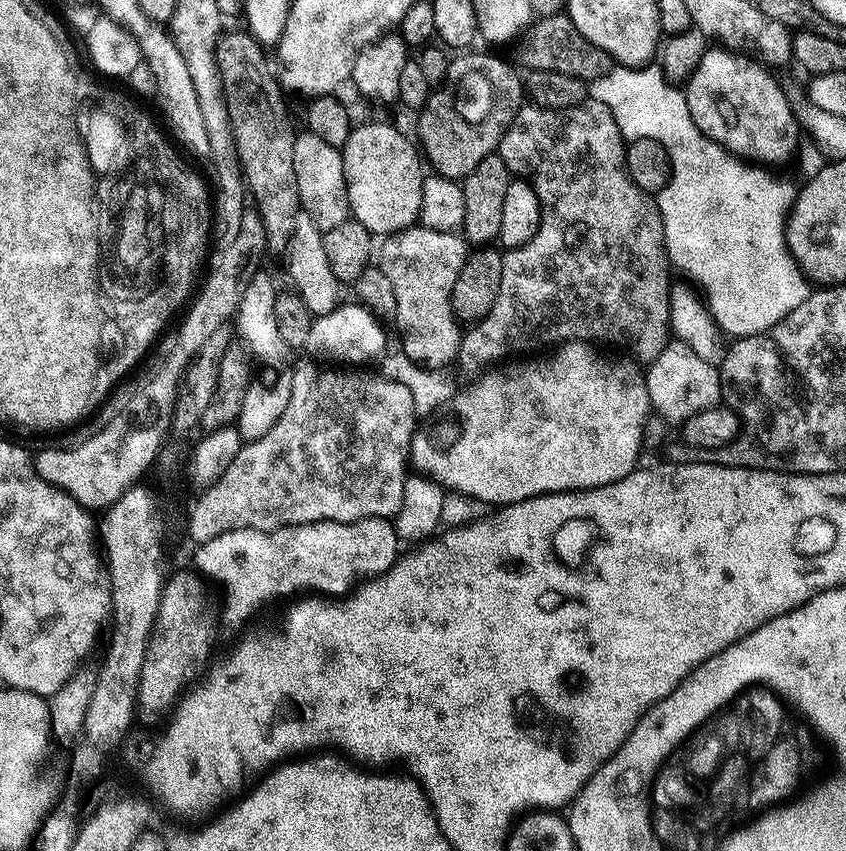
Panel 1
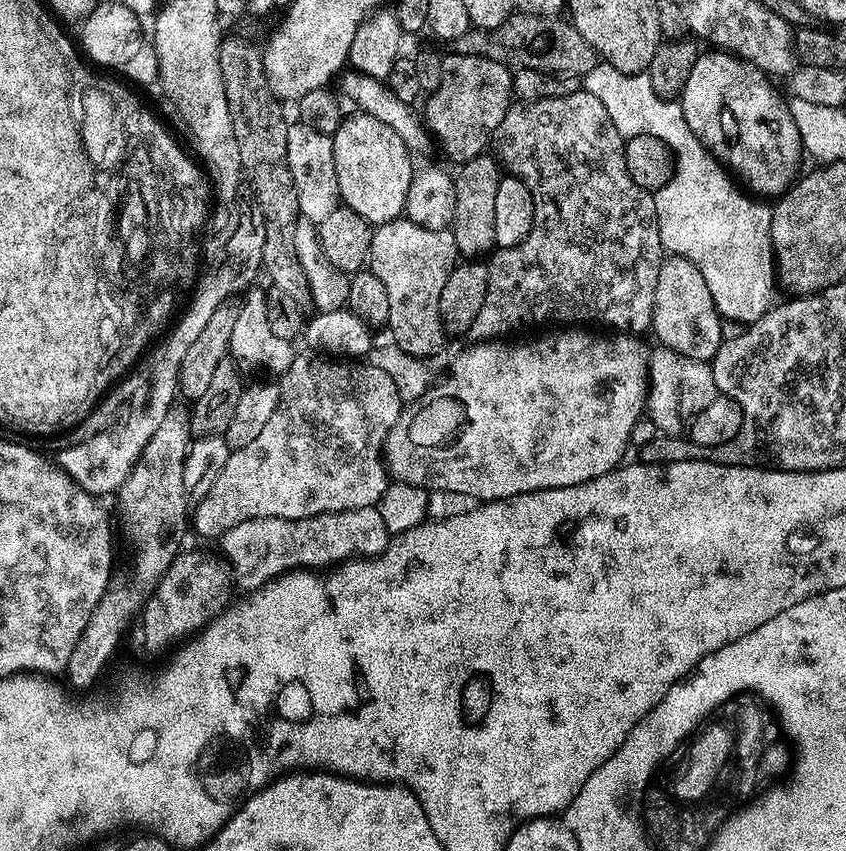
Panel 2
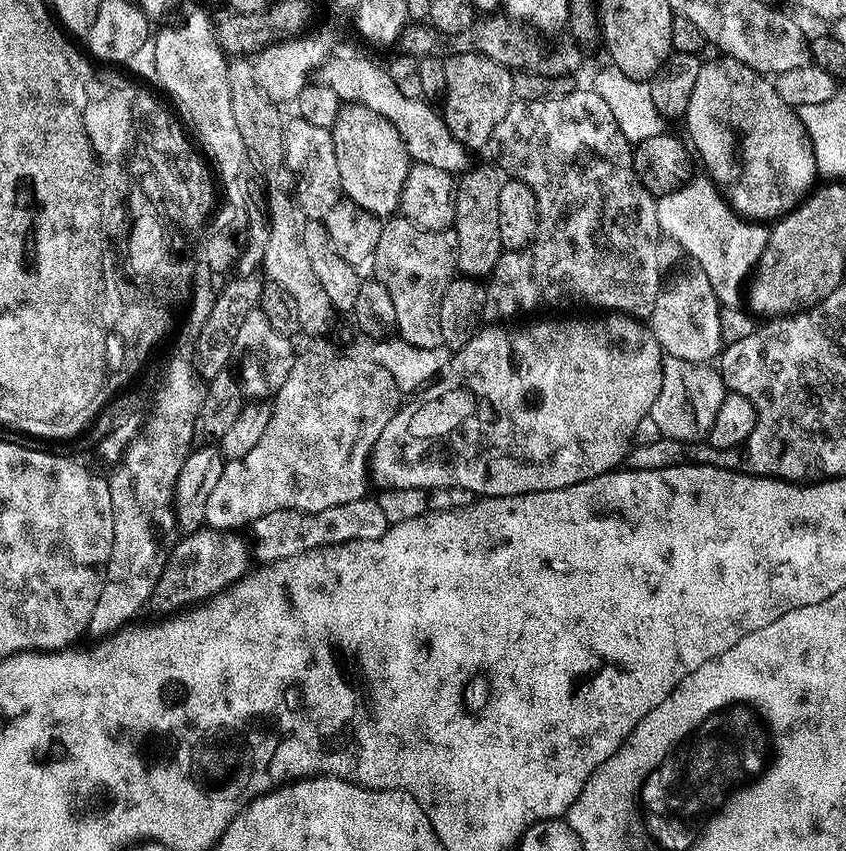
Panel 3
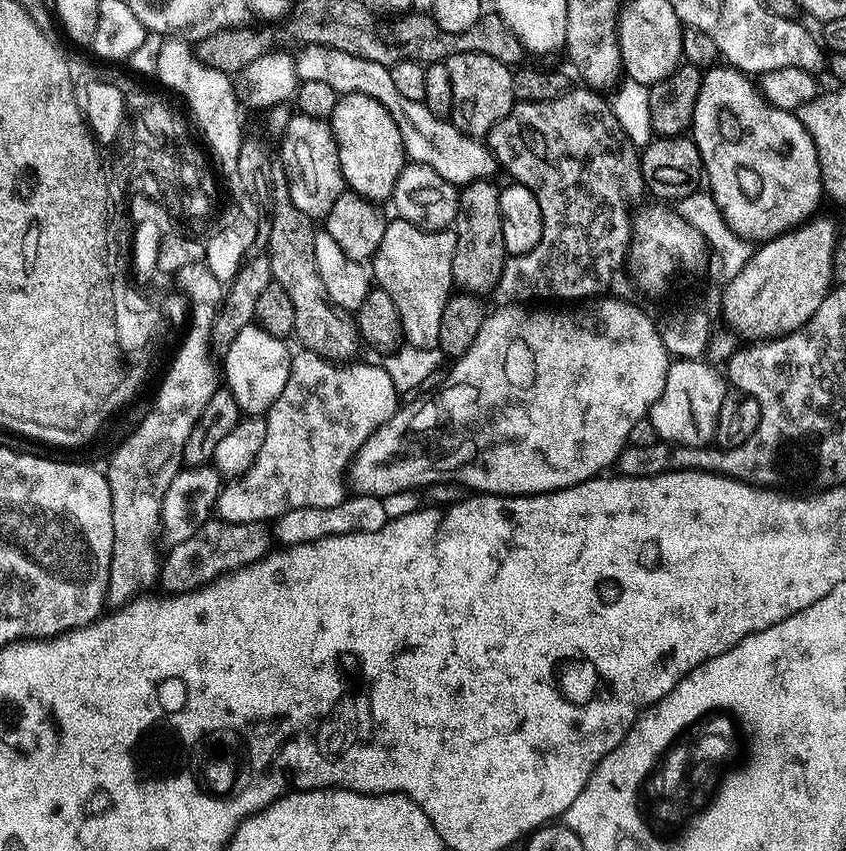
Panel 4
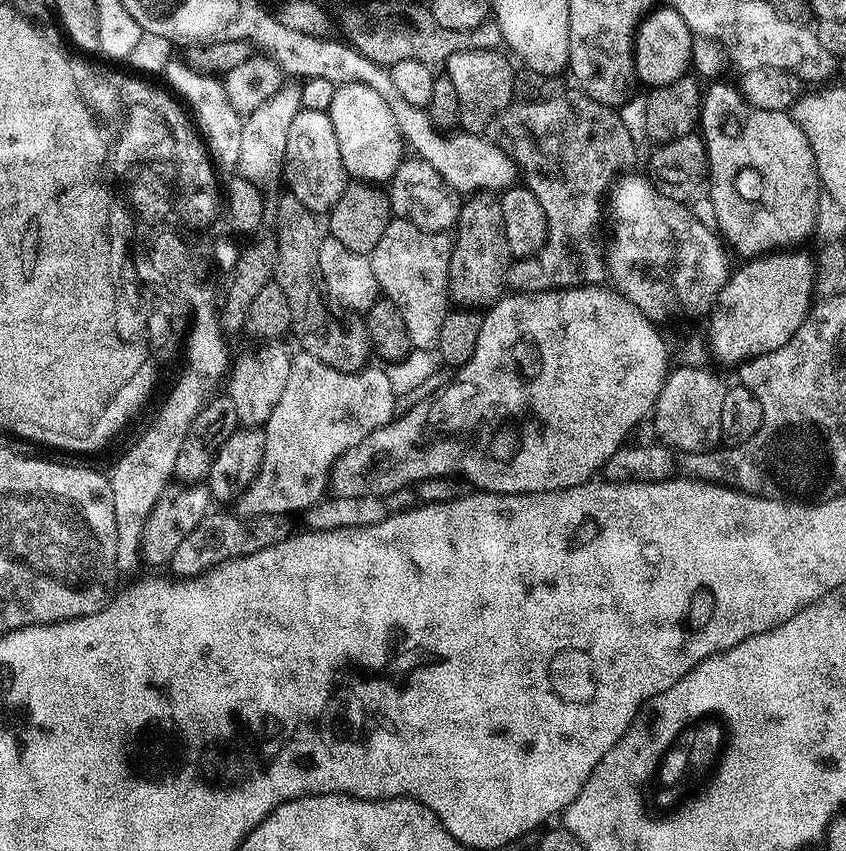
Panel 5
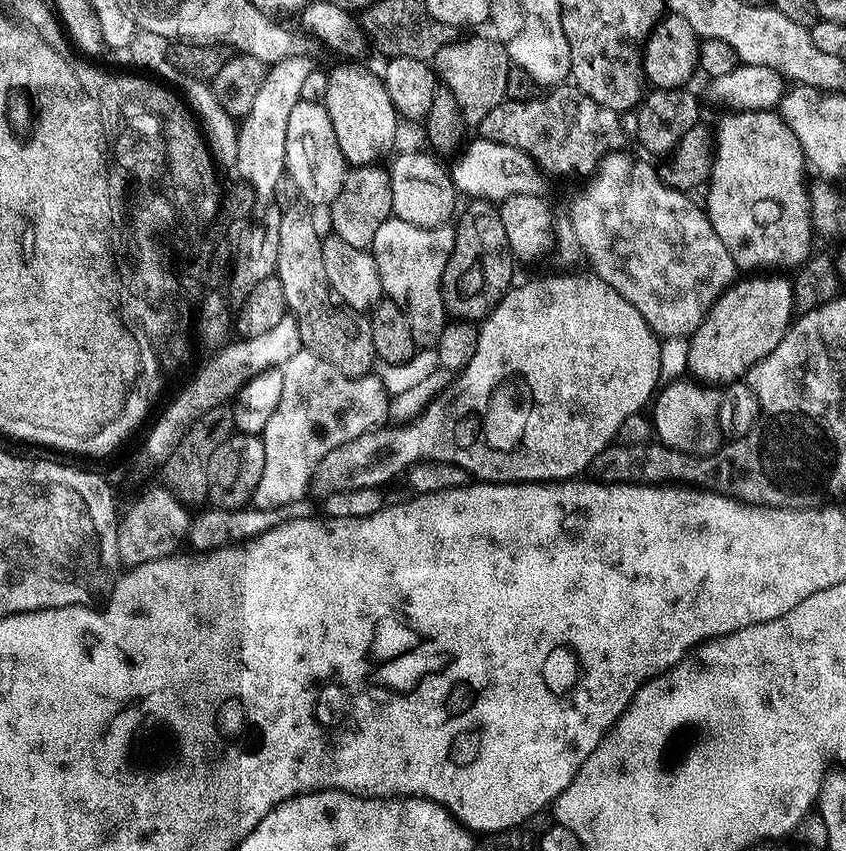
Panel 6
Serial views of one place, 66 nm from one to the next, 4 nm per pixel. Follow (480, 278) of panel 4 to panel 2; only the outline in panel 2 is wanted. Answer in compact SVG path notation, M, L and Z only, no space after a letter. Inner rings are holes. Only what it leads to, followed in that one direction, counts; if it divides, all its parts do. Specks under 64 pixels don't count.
M481 154L467 161L459 173L455 173L456 181L456 216L452 219L450 231L456 239L456 250L464 258L480 258L496 248L494 238L494 210L498 186L502 179L502 168L495 155Z

